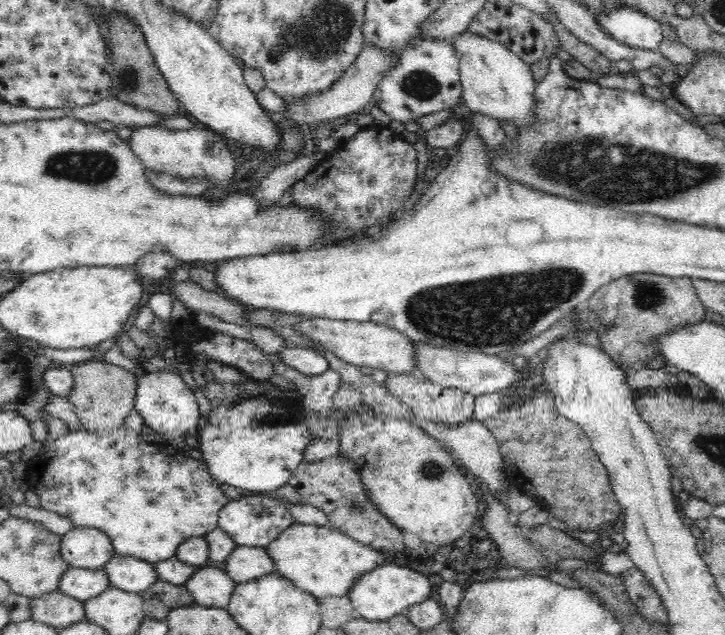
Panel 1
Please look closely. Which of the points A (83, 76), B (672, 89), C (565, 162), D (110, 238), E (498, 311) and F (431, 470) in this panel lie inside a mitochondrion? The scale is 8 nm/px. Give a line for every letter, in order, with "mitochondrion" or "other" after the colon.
A: other
B: other
C: mitochondrion
D: other
E: mitochondrion
F: mitochondrion

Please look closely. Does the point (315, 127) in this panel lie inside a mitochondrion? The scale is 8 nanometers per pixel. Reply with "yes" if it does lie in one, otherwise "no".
no

